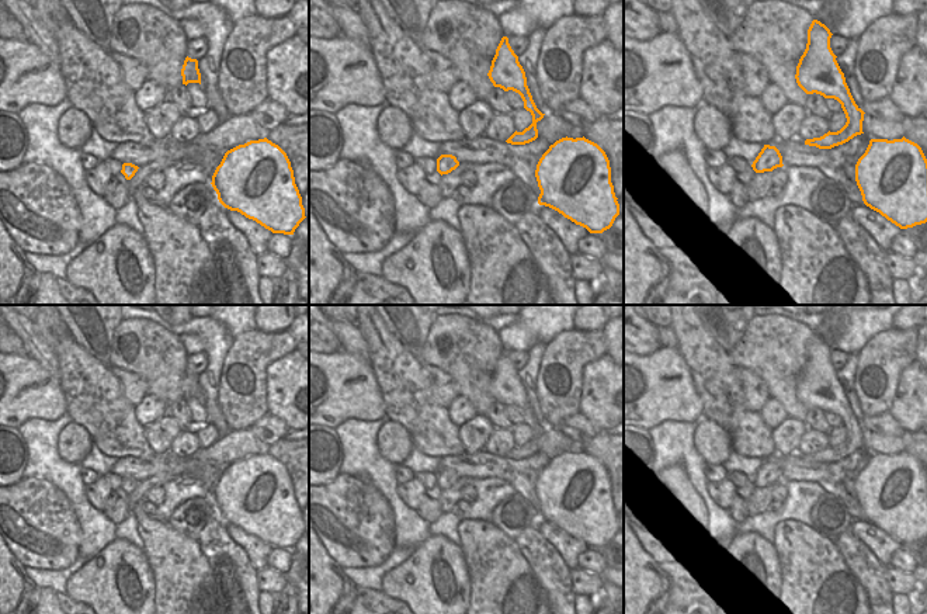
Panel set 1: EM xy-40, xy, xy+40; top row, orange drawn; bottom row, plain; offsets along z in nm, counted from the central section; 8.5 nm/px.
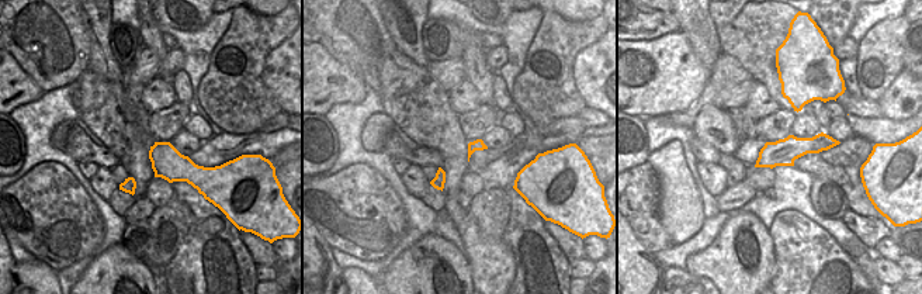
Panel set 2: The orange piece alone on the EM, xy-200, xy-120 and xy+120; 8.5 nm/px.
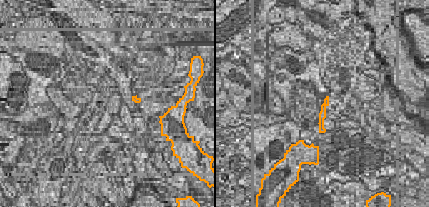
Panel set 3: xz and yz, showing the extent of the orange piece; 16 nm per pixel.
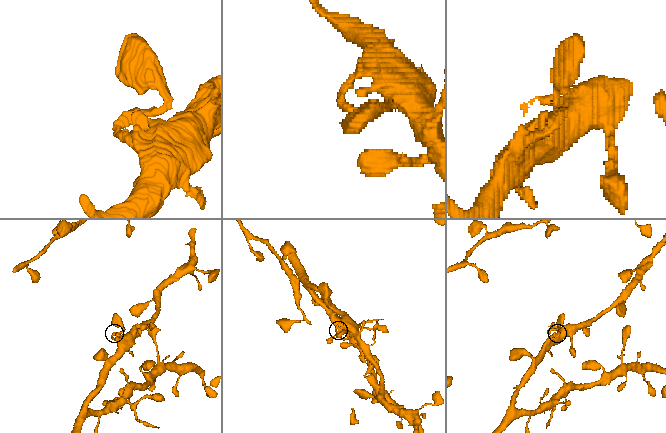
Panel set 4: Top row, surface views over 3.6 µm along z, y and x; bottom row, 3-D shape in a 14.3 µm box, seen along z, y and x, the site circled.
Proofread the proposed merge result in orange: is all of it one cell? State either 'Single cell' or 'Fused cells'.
Single cell

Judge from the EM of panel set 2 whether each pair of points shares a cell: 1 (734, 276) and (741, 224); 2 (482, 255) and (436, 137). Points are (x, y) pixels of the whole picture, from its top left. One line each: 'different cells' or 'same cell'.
1: same cell
2: same cell

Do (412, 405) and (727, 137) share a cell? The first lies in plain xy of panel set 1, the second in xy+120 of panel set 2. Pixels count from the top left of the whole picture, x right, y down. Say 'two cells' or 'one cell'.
two cells

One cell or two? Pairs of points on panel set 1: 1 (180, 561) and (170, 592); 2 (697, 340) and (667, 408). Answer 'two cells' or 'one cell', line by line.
1: one cell
2: two cells

